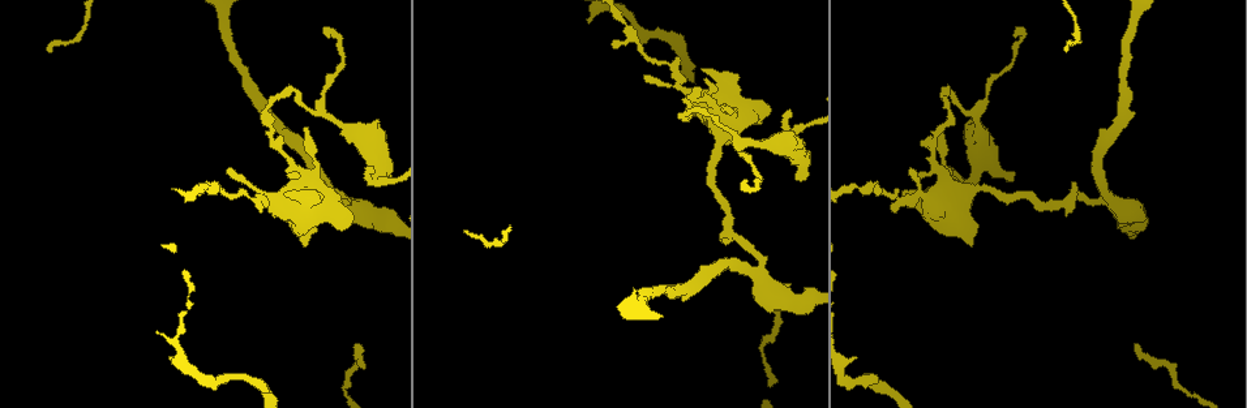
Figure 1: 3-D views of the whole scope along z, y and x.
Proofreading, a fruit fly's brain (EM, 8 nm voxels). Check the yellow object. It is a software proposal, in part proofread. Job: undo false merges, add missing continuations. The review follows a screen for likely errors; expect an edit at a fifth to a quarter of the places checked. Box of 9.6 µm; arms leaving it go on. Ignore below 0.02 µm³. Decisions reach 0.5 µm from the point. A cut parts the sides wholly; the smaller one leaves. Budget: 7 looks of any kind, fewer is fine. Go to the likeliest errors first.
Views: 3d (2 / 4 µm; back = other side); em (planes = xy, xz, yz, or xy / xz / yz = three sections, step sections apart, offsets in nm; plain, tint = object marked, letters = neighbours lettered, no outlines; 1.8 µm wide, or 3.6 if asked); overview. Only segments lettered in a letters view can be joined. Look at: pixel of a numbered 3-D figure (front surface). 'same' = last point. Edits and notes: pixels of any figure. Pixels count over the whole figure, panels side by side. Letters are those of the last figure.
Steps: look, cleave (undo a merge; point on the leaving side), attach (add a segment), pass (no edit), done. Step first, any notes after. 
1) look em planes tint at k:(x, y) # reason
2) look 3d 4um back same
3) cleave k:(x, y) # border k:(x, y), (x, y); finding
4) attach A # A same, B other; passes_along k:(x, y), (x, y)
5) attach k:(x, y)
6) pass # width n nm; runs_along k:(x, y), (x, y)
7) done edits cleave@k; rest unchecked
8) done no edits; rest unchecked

look em yz step 16 tint at 1:(973, 112) # calibre changes

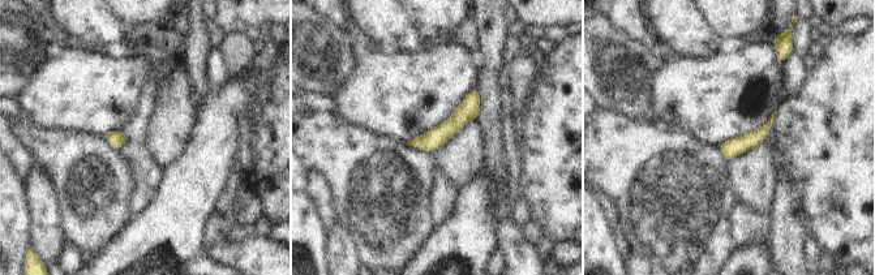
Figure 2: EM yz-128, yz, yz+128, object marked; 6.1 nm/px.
look em xz step 4 letters same

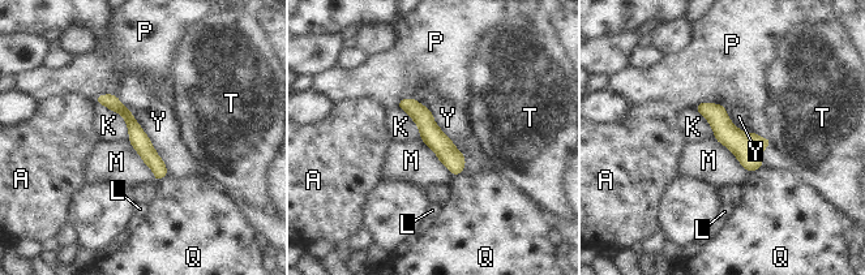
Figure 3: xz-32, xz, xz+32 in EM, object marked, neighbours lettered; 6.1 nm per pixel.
pass # width 120 nm; A other, K other, L other, M other, P other, Q other, T other, Y other; border 3:(114, 94), (150, 140), (167, 175); all the same neuron

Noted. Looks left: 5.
look 3d 4um at 1:(301, 185) # sudden change in width

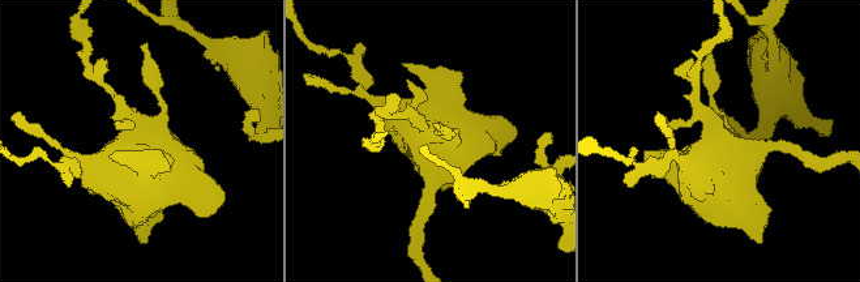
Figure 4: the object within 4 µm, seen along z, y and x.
look em 3.6um planes letters at 4:(717, 140) # now the EM

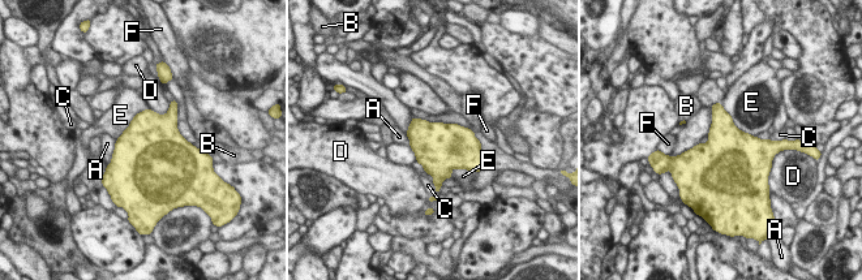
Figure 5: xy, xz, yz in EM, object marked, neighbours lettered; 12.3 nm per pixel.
pass # A other, B other, C other, D other, E other, F other; border 5:(720, 103), (740, 129), (755, 137); continuous, no second neuron

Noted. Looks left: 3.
look 3d 4um at 1:(228, 170)

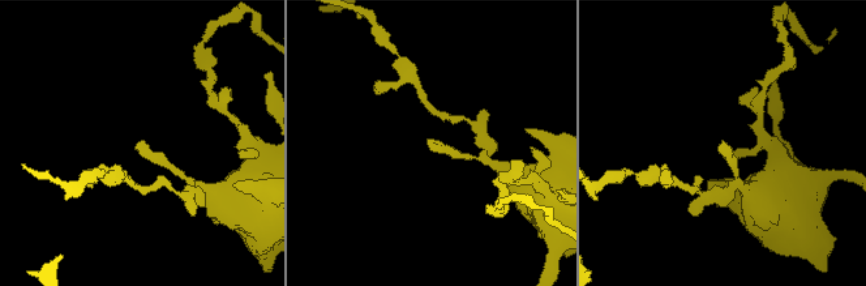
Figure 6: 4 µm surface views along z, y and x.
look em xy step 16 letters at 6:(139, 149)

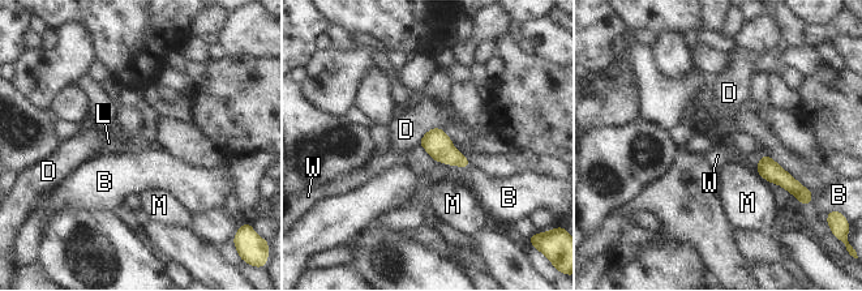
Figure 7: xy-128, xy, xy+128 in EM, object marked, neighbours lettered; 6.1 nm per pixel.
pass # width 170 nm; B other, D other, L other, M other, W other; border 7:(442, 127), (432, 127), (419, 145); none of them fits

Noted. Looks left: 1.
done no edits; rest unchecked

